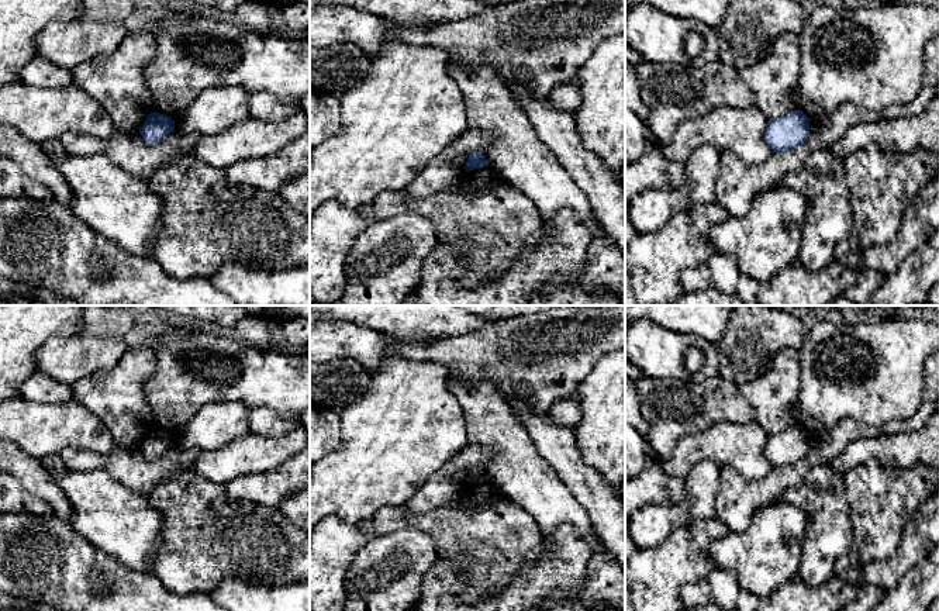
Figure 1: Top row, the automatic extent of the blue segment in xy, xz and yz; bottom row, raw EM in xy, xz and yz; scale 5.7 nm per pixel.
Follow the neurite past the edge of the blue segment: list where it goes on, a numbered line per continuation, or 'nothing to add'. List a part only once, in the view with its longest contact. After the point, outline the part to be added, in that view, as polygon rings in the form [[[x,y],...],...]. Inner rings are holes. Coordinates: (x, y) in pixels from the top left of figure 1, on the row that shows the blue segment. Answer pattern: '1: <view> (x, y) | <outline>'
nothing to add

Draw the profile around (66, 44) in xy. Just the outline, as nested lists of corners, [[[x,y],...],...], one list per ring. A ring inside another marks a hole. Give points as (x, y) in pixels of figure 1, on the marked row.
[[[53,21],[35,39],[37,55],[62,69],[113,52],[128,35],[124,23]]]

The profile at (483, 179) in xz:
[[[490,165],[466,172],[465,177],[467,189],[465,194],[467,197],[472,197],[480,191],[487,191],[505,183],[505,179],[501,176],[501,173]]]

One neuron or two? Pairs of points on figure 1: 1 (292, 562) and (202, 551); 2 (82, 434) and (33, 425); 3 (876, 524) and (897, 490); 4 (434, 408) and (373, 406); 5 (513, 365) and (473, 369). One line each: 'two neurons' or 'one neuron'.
1: one neuron
2: one neuron
3: one neuron
4: one neuron
5: one neuron

